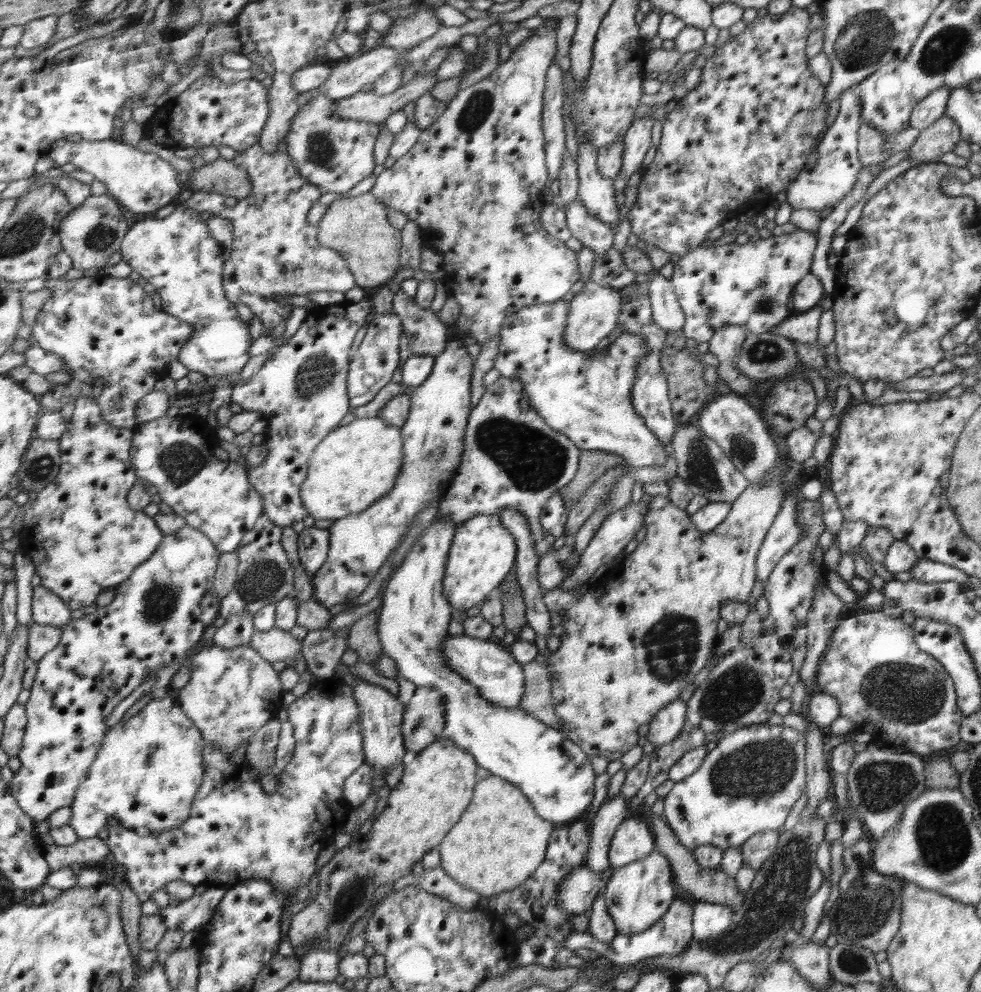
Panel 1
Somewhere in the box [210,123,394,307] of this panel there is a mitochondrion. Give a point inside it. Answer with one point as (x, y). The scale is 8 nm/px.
(321, 147)

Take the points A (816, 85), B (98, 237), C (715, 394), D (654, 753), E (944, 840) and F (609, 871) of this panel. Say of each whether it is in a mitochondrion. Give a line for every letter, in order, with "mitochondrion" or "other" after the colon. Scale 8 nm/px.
A: other
B: mitochondrion
C: other
D: other
E: mitochondrion
F: other

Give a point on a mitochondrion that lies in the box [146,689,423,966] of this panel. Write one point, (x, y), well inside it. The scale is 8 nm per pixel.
(345, 903)

